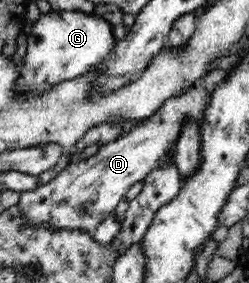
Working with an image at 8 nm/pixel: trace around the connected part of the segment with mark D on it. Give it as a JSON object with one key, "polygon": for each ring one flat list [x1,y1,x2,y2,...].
{"polygon":[[219,68,212,71,183,95,168,99,153,115,132,127,129,133,102,145,93,156,68,164,46,185,34,191,22,192,18,205,28,218,28,224,44,222,58,228,82,227,94,233,101,217,114,210,135,183,144,181,150,171,164,169,164,157,175,155,176,141,191,120,198,132,202,132,206,107,210,105,215,90,228,79,229,71]]}

